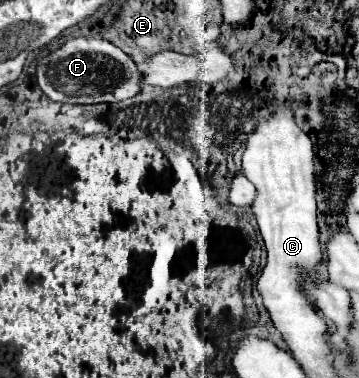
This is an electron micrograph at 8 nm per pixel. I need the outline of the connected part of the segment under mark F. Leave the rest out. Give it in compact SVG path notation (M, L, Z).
M94 36L72 38L62 48L44 56L36 68L36 80L50 100L68 104L120 102L140 94L142 90L142 74L136 62L112 42Z

